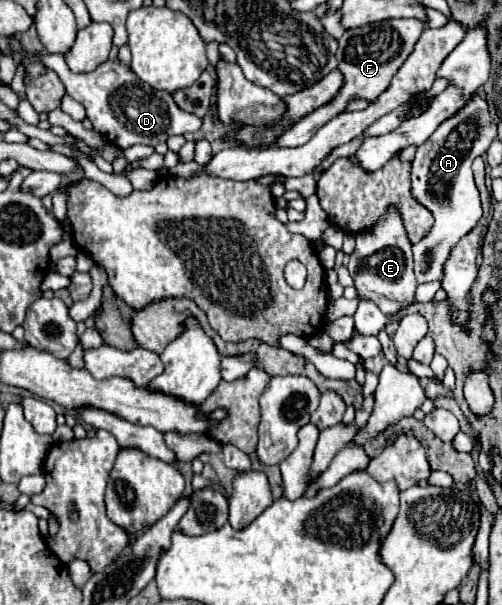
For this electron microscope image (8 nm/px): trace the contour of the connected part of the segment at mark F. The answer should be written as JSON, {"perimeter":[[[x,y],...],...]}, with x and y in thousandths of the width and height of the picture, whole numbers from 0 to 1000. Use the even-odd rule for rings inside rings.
{"perimeter":[[[785,30],[785,33],[761,36],[761,56],[725,56],[721,46],[689,50],[685,60],[673,66],[673,86],[669,86],[673,116],[685,126],[685,139],[681,139],[677,152],[657,169],[649,169],[645,175],[629,179],[622,188],[614,188],[610,195],[602,195],[586,208],[578,208],[578,215],[562,218],[550,241],[598,241],[598,238],[614,235],[629,221],[629,215],[637,208],[645,208],[657,195],[665,195],[681,182],[689,182],[689,175],[697,169],[749,165],[753,155],[761,155],[761,149],[769,149],[769,142],[777,139],[777,129],[793,119],[793,112],[805,106],[805,99],[821,89],[845,46],[849,46],[849,40],[833,30]]]}

